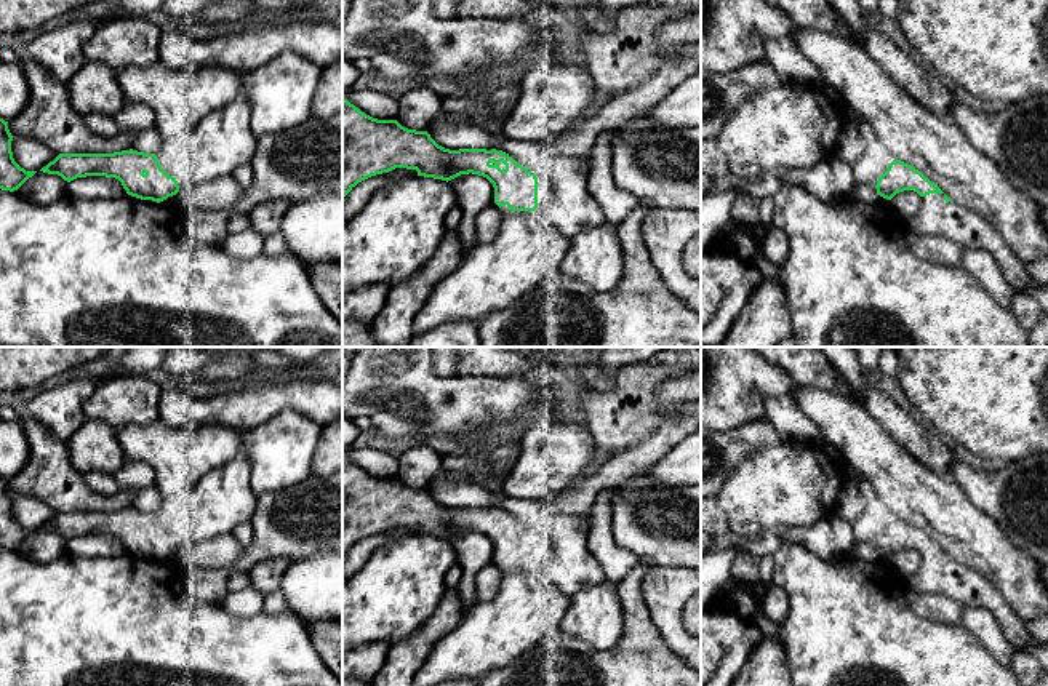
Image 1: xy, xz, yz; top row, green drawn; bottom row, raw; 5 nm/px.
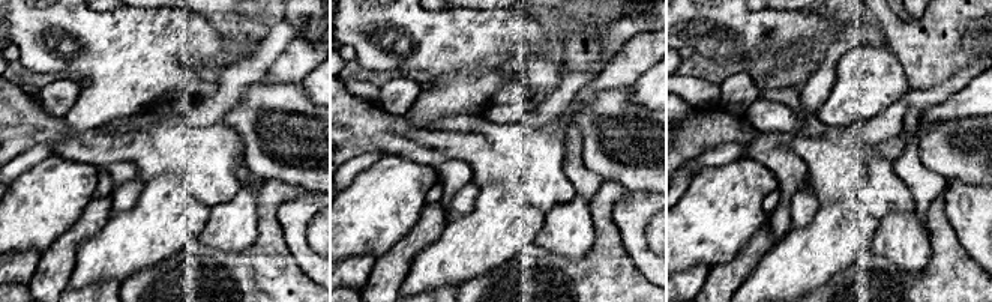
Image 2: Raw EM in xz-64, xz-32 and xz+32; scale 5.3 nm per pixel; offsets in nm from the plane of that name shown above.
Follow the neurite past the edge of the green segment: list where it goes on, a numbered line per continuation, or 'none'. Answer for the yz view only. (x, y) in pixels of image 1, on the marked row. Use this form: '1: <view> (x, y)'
1: yz (948, 219)

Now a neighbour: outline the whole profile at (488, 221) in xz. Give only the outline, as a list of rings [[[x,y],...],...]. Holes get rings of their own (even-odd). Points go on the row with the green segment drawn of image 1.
[[[496,203],[483,208],[475,217],[477,241],[490,241],[498,237],[501,229],[502,211]]]

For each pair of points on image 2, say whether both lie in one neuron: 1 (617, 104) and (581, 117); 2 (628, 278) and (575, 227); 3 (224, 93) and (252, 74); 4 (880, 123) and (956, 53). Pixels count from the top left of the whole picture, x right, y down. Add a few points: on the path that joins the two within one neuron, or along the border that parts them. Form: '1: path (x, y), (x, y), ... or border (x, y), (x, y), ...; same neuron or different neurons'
1: path (608, 113), (604, 117), (590, 117); same neuron
2: border (592, 208), (590, 250), (577, 260), (560, 257); different neurons
3: path (231, 86), (245, 74); same neuron
4: border (950, 77), (929, 87), (910, 89); different neurons

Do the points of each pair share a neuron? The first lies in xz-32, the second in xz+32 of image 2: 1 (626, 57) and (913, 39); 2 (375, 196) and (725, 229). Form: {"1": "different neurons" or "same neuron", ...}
{"1": "different neurons", "2": "same neuron"}

